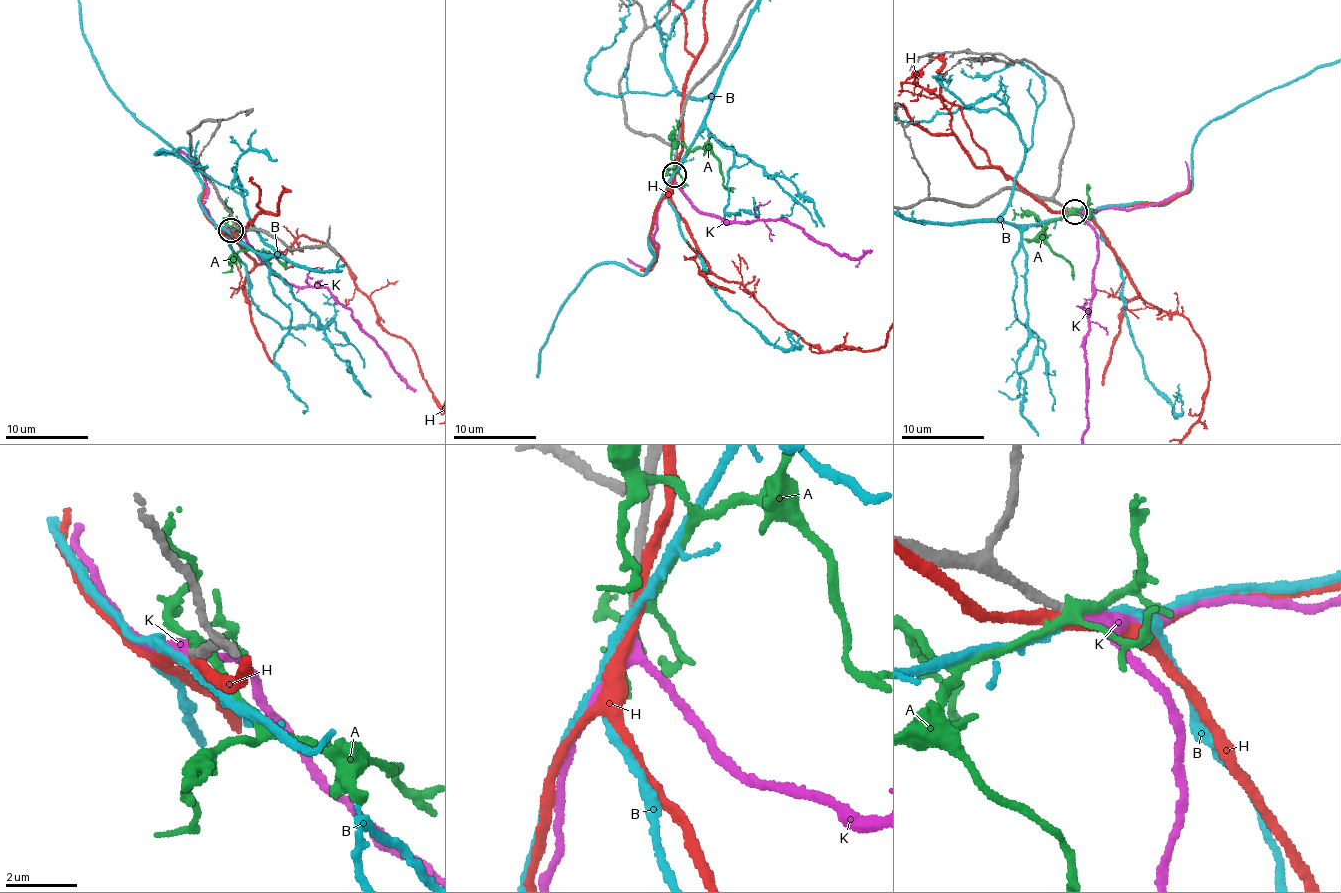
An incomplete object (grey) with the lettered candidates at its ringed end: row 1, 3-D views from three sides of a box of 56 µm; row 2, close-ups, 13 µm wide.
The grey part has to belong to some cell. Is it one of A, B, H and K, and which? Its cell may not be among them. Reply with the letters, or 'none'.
K

